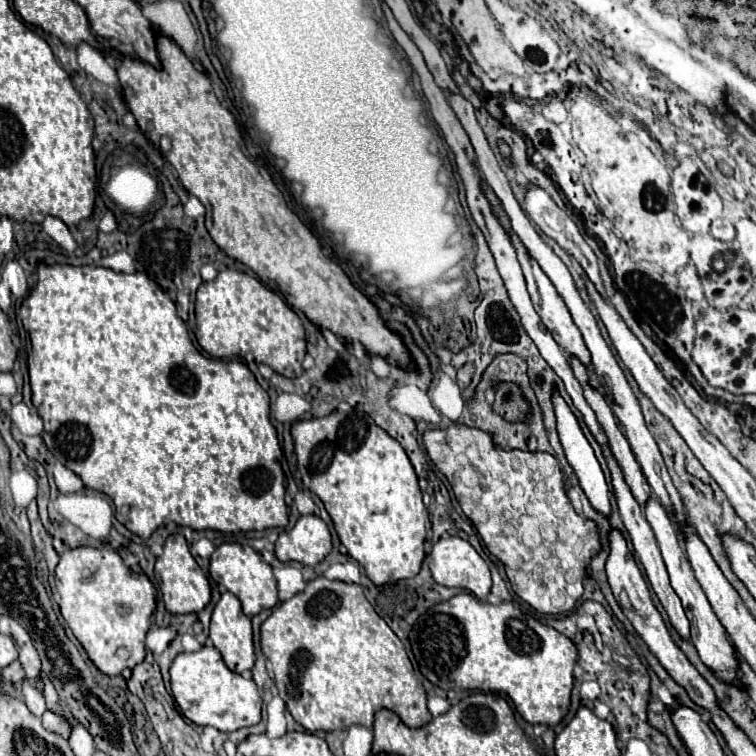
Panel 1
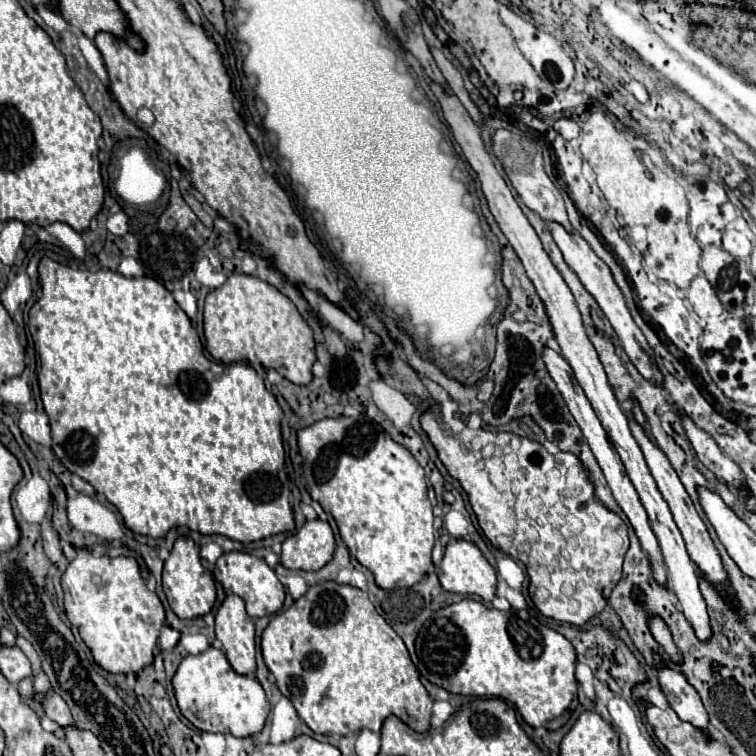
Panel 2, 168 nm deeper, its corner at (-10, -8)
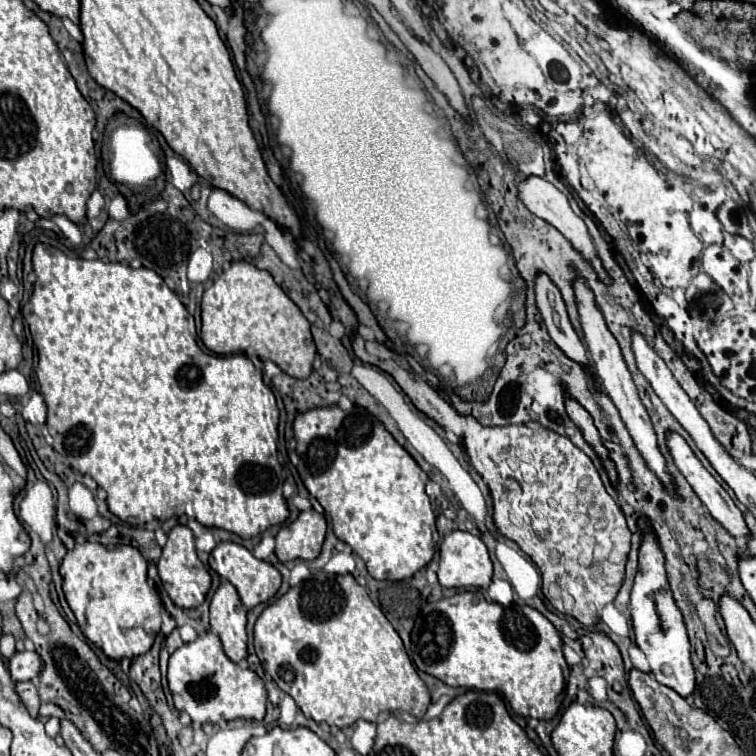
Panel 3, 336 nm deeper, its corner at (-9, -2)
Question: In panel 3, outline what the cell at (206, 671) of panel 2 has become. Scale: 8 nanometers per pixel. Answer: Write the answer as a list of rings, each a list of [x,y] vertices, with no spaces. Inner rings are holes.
[[[200,634],[194,642],[182,644],[168,660],[168,688],[174,708],[186,712],[192,722],[218,724],[222,720],[252,718],[262,720],[266,714],[266,688],[260,676],[250,668],[240,668],[222,650],[216,634]]]

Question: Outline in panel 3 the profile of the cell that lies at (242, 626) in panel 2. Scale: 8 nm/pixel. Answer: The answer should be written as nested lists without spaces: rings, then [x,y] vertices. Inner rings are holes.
[[[226,580],[220,584],[216,594],[212,596],[212,602],[210,602],[210,628],[222,640],[224,652],[232,662],[240,662],[242,658],[246,658],[246,640],[248,640],[248,636],[246,636],[246,608],[242,606],[234,586]]]

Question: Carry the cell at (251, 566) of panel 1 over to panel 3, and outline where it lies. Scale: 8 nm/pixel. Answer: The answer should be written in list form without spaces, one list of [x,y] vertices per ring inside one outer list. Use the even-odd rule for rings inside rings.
[[[220,542],[220,544],[210,552],[208,564],[210,564],[210,568],[216,570],[222,578],[226,578],[228,582],[232,582],[232,584],[236,586],[238,596],[240,596],[240,600],[242,600],[242,604],[244,604],[246,608],[252,608],[252,606],[256,606],[256,604],[260,604],[260,602],[270,600],[270,598],[278,592],[280,582],[282,582],[280,572],[278,572],[272,564],[254,558],[254,554],[252,554],[250,550],[246,550],[246,548],[240,546],[240,544],[234,544],[234,542]]]

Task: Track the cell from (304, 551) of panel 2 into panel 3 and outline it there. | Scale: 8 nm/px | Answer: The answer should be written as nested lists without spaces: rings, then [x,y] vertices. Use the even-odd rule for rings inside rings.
[[[314,510],[300,512],[300,516],[292,524],[282,526],[278,530],[278,534],[276,534],[276,556],[278,556],[280,562],[290,562],[290,560],[296,560],[296,558],[314,560],[322,550],[324,536],[326,536],[326,518],[318,512],[314,512]]]

